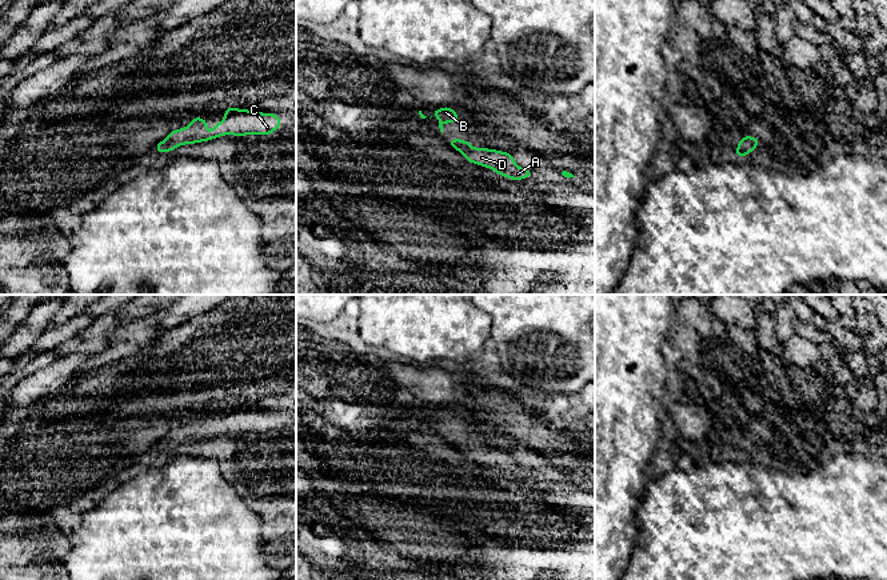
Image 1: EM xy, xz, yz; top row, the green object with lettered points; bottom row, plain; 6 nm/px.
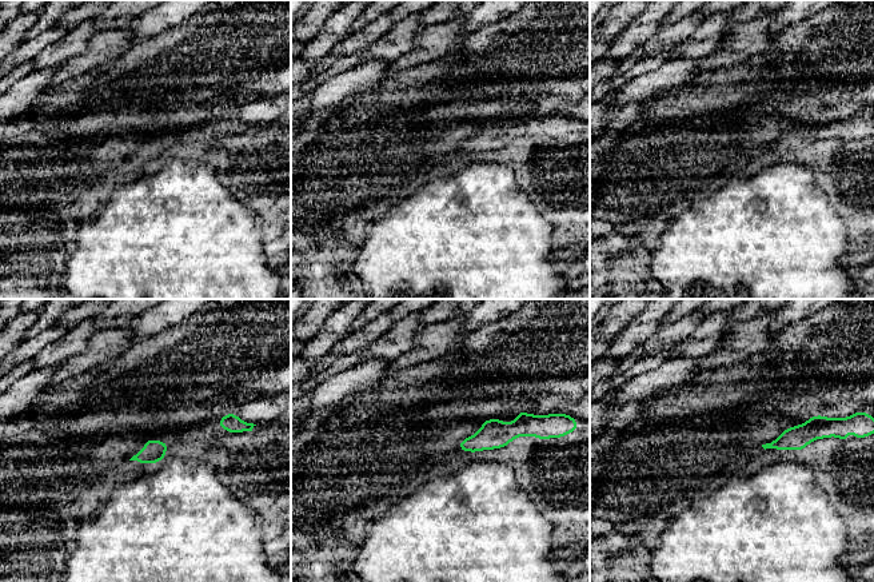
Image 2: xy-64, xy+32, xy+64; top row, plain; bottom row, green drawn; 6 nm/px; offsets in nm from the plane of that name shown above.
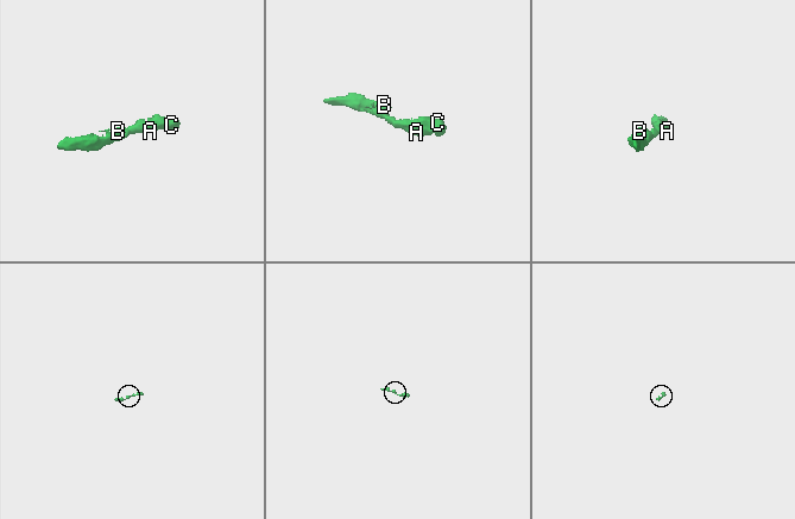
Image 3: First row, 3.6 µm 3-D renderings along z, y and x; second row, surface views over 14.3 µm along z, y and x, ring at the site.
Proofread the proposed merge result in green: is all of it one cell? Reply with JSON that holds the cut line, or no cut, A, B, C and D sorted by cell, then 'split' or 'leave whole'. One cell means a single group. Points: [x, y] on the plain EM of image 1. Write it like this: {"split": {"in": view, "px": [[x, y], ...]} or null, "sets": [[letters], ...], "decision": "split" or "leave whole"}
{"split": null, "sets": [["A", "B", "C", "D"]], "decision": "leave whole"}

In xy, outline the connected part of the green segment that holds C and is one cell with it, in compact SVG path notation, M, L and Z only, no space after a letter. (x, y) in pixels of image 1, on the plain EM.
M228 405L224 409L224 420L213 423L213 431L207 428L207 419L195 415L192 421L185 427L171 429L165 439L155 444L156 453L172 451L176 445L215 439L224 433L245 435L257 433L268 435L283 424L276 412L261 412L257 409L239 408Z

